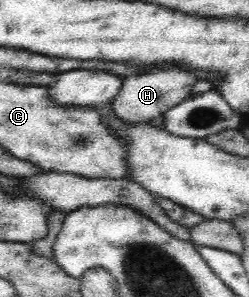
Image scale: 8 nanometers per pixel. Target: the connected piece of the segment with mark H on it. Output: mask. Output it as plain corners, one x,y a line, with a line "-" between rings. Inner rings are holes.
155,71
149,75
129,75
122,79
118,94
112,99
111,111
123,125
148,123
188,97
195,78
179,71

